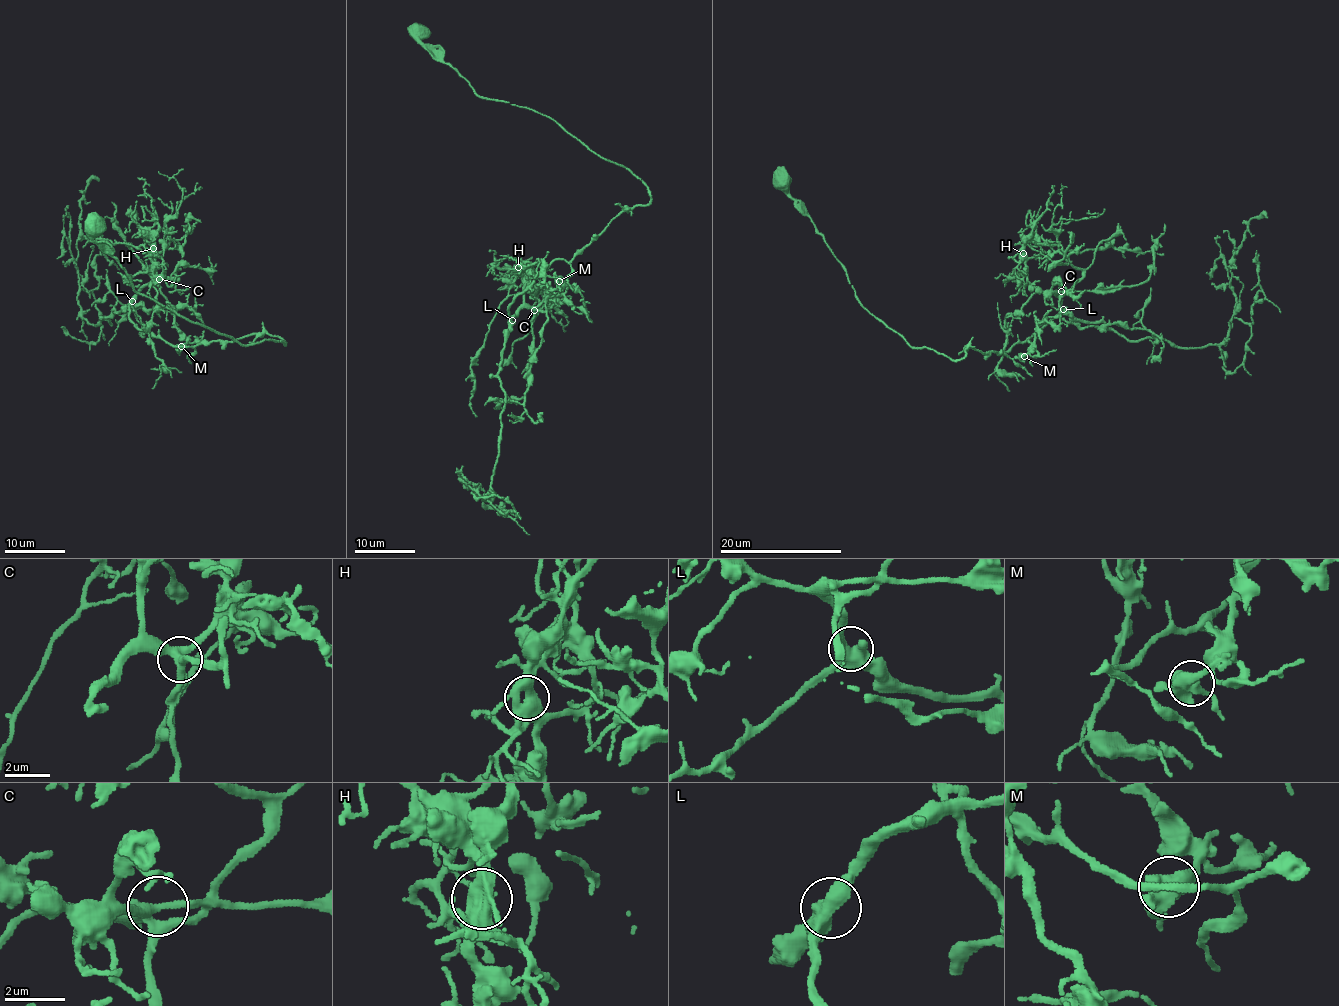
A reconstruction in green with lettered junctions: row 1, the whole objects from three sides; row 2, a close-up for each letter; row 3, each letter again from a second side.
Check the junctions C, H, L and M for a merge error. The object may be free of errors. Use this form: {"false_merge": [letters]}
{"false_merge": ["H"]}

